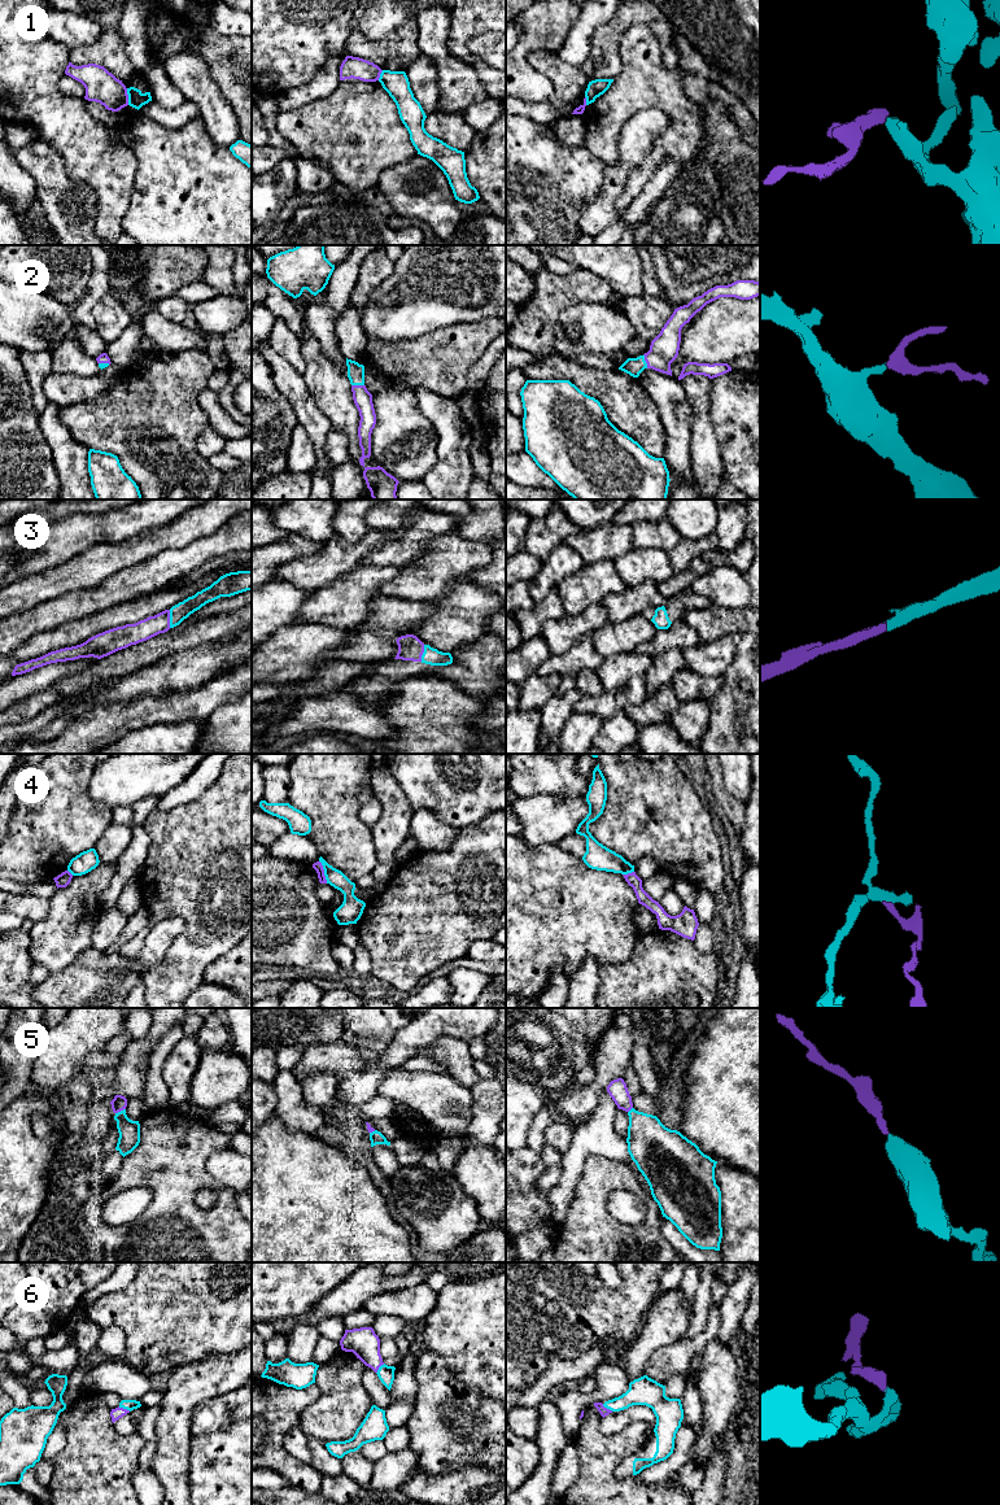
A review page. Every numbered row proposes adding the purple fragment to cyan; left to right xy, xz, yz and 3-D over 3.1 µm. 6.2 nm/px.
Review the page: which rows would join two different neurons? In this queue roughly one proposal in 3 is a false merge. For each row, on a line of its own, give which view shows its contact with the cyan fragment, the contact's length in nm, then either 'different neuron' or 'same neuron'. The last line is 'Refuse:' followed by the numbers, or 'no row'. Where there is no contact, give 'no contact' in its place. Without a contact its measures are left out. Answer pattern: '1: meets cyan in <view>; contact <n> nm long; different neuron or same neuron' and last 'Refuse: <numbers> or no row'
1: meets cyan in xy; contact 110 nm long; different neuron
2: meets cyan in yz; contact 90 nm long; same neuron
3: meets cyan in xy; contact 110 nm long; same neuron
4: meets cyan in xz; contact 150 nm long; different neuron
5: meets cyan in xy; contact 70 nm long; same neuron
6: meets cyan in xy; contact 80 nm long; same neuron
Refuse: 1, 4

